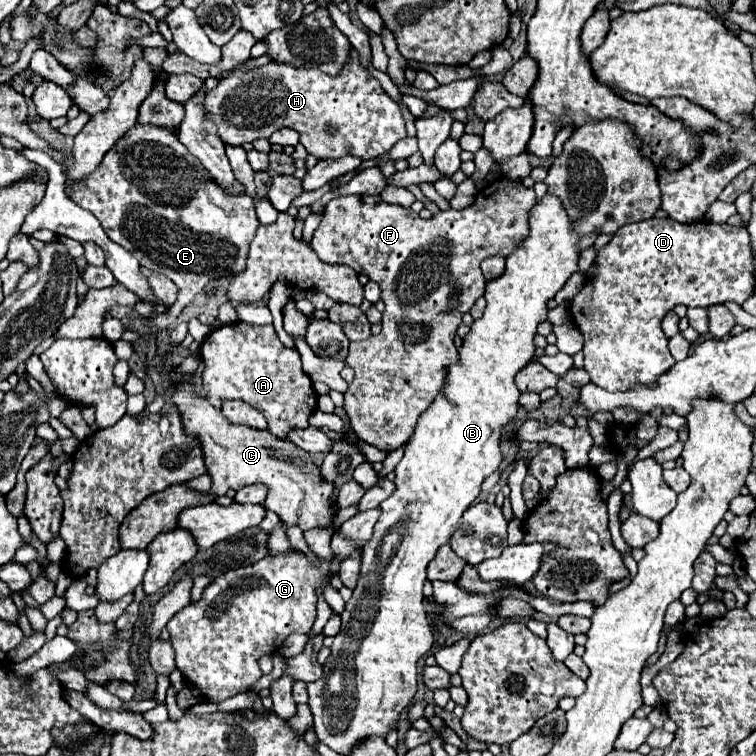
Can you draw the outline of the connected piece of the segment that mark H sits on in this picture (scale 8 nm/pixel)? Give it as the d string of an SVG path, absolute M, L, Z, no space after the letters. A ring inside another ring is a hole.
M355 48L337 78L321 74L321 70L301 70L277 62L267 66L241 66L223 78L215 90L205 94L205 112L217 122L219 136L225 144L241 146L269 138L275 130L291 128L299 132L299 142L307 154L319 160L341 158L343 154L353 154L363 160L379 158L407 136L399 104L363 68ZM327 126L333 126L335 134L327 134Z

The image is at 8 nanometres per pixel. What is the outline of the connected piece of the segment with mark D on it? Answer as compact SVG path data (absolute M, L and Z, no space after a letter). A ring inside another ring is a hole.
M651 218L635 224L625 224L611 242L605 244L595 258L593 276L587 276L583 288L571 302L571 316L579 326L585 346L585 370L591 382L607 392L633 390L633 386L655 386L657 378L675 364L668 348L668 337L661 330L663 316L677 304L709 308L733 300L743 304L755 288L753 254L749 246L749 232L741 226L729 224L679 224L671 218Z

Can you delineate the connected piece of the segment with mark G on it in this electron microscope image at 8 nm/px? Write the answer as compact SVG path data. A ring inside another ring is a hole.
M287 552L279 556L265 556L255 564L229 570L215 578L203 592L199 602L185 606L177 612L167 628L171 632L171 642L175 648L177 668L183 672L185 680L201 690L205 700L221 702L239 692L245 692L253 682L261 678L259 658L263 654L273 654L279 650L289 634L309 634L315 622L317 588L325 586L325 576L329 576L329 562L319 560L319 566L311 566L303 552Z

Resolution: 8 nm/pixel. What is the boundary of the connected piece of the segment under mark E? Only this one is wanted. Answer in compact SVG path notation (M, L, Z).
M135 124L117 144L105 154L97 170L75 186L73 202L81 208L87 208L101 222L105 234L129 250L141 266L165 274L171 278L179 290L177 300L167 314L150 318L150 324L156 327L172 328L183 308L199 294L211 280L217 280L225 274L239 274L245 270L249 242L255 236L259 226L253 198L229 196L225 194L203 170L197 158L179 142L177 134L169 128L159 128L151 124Z

